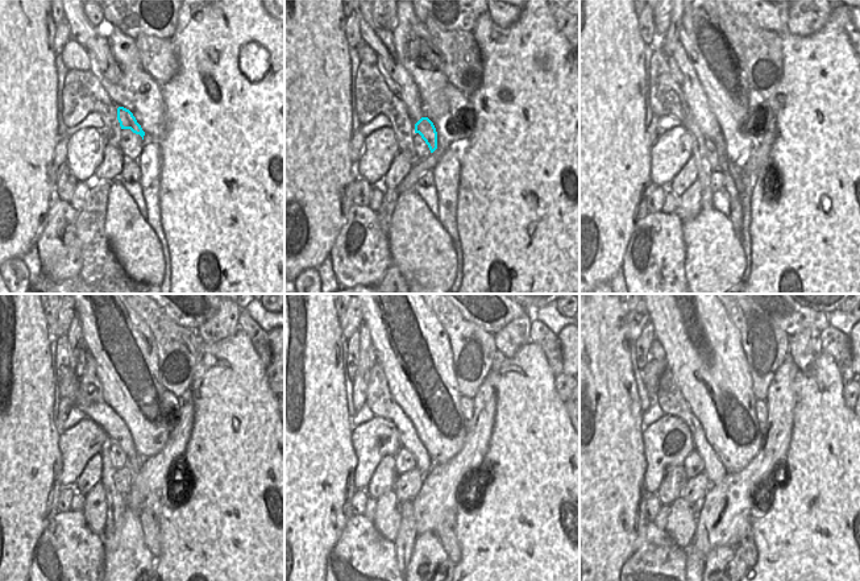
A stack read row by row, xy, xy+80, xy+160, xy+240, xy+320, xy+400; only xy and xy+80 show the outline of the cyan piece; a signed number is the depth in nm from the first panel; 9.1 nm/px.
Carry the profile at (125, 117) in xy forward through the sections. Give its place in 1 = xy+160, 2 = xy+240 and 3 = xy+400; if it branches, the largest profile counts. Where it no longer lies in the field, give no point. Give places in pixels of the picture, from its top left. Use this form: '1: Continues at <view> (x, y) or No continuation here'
1: Continues at xy+160 (732, 174)
2: Continues at xy+240 (149, 515)
3: Continues at xy+400 (747, 543)

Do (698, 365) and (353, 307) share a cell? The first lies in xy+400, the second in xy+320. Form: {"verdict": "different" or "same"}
{"verdict": "different"}

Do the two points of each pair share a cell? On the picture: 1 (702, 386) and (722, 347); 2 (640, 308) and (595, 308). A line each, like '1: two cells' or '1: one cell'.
1: one cell
2: two cells

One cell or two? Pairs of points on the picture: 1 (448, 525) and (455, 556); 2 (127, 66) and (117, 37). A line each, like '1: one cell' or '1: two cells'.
1: one cell
2: one cell

